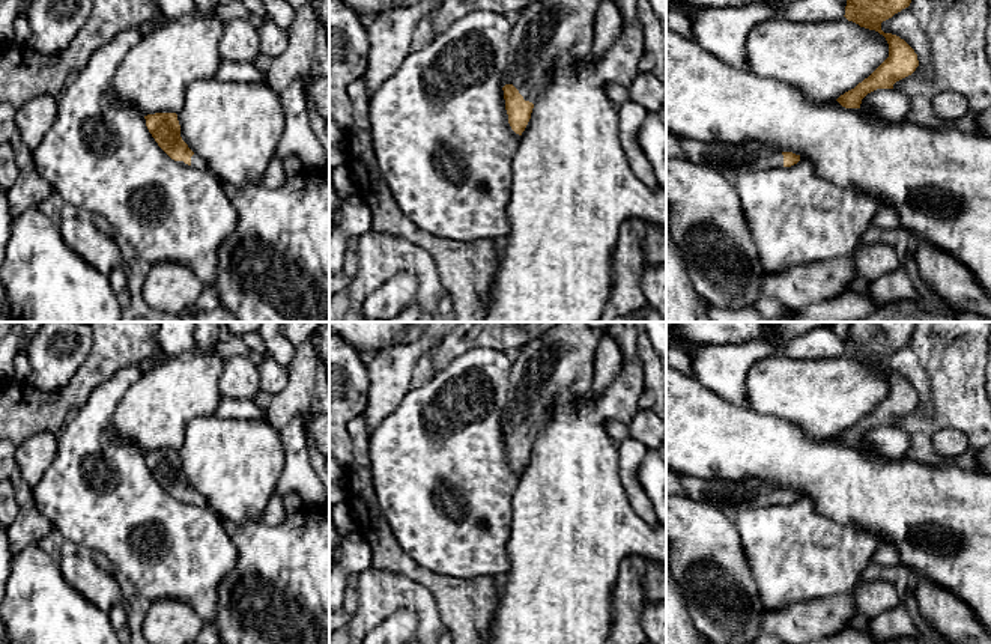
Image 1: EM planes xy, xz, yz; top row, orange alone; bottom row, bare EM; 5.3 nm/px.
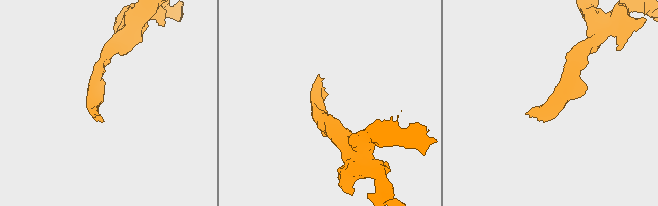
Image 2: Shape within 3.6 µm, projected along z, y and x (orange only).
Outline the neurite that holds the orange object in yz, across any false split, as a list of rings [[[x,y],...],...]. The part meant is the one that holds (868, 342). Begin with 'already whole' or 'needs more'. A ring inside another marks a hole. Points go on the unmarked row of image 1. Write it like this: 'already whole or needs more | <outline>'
already whole | [[[850,322],[845,355],[860,364],[875,367],[889,381],[889,394],[854,426],[836,438],[845,445],[860,445],[862,436],[877,426],[893,426],[893,421],[911,412],[919,403],[917,391],[899,373],[884,370],[881,360],[908,345],[916,322]]]

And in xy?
needs more | [[[155,450],[144,453],[144,456],[152,474],[171,497],[183,498],[199,507],[206,504],[205,498],[182,477],[176,450]]]

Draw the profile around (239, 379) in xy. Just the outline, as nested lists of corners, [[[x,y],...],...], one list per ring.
[[[242,355],[226,358],[218,385],[224,397],[253,400],[260,391],[257,366]]]

